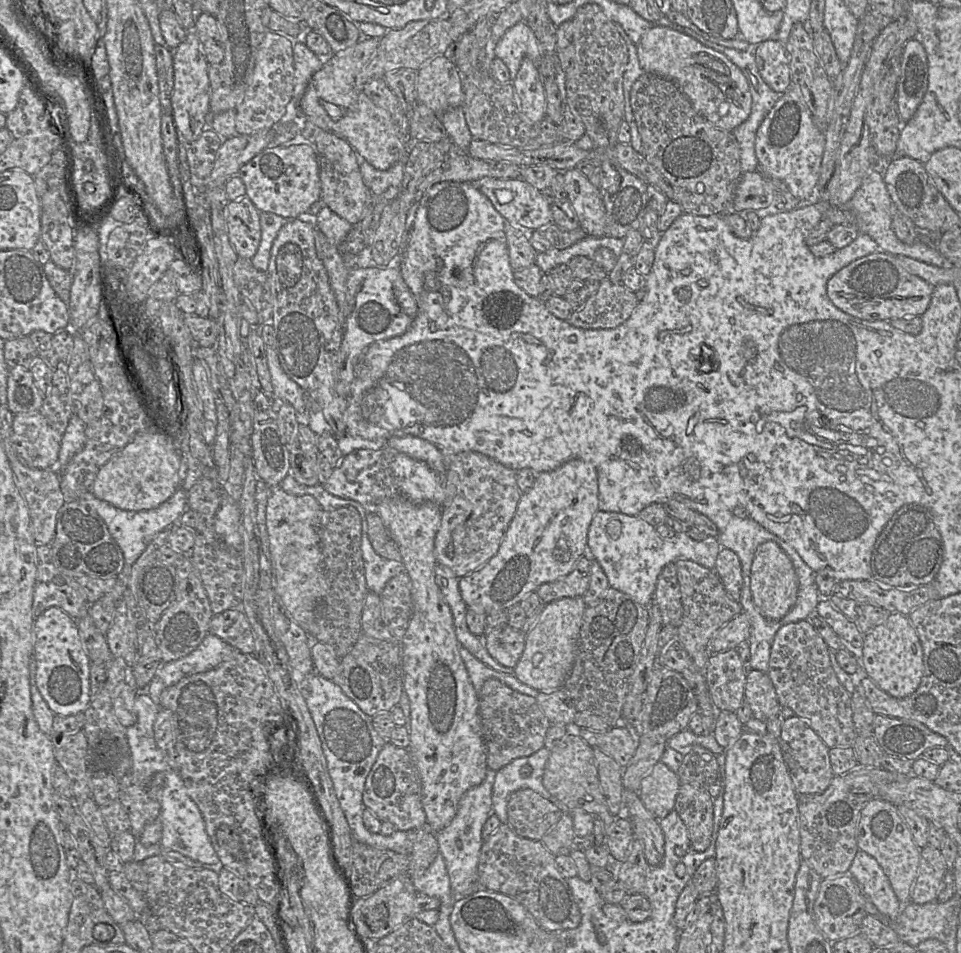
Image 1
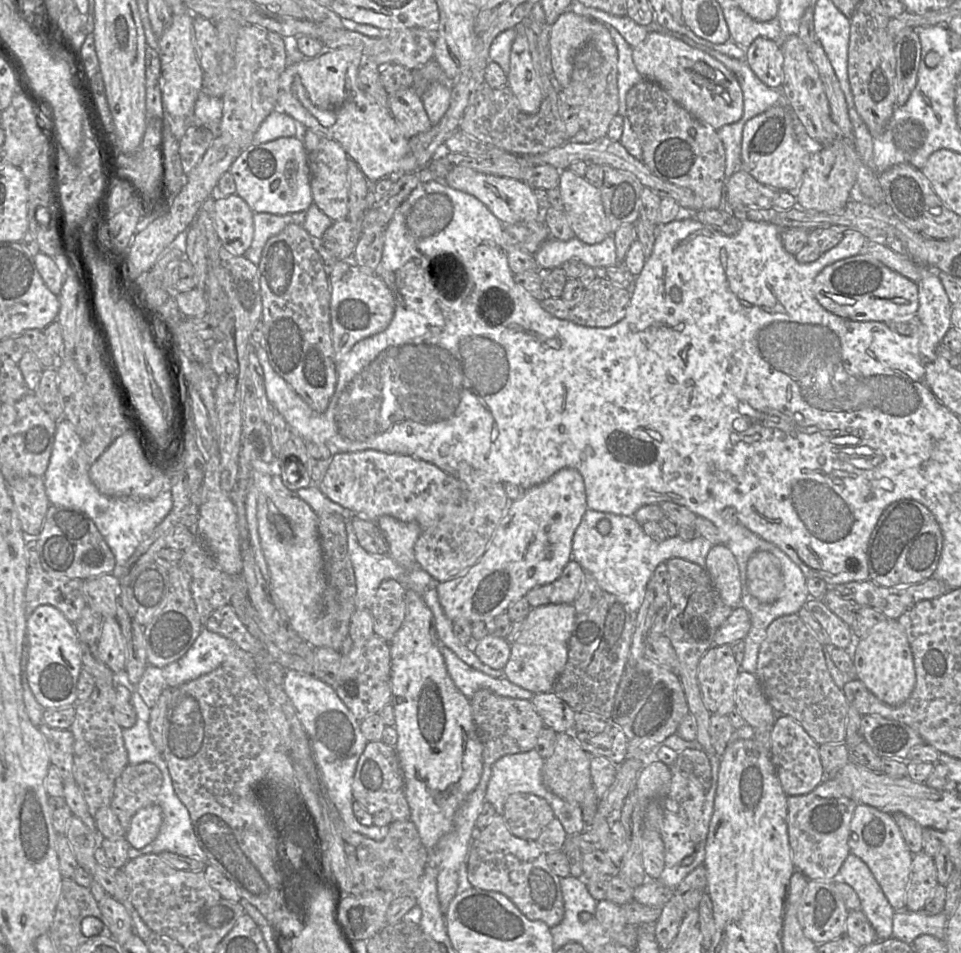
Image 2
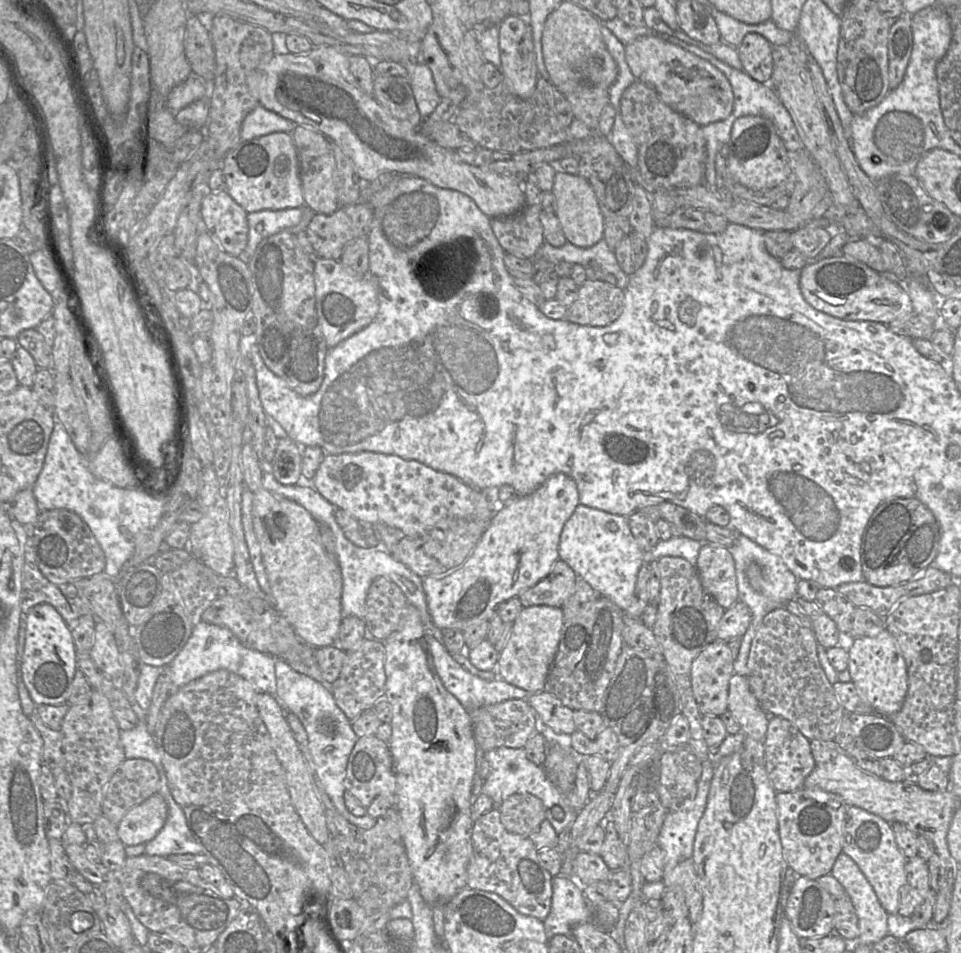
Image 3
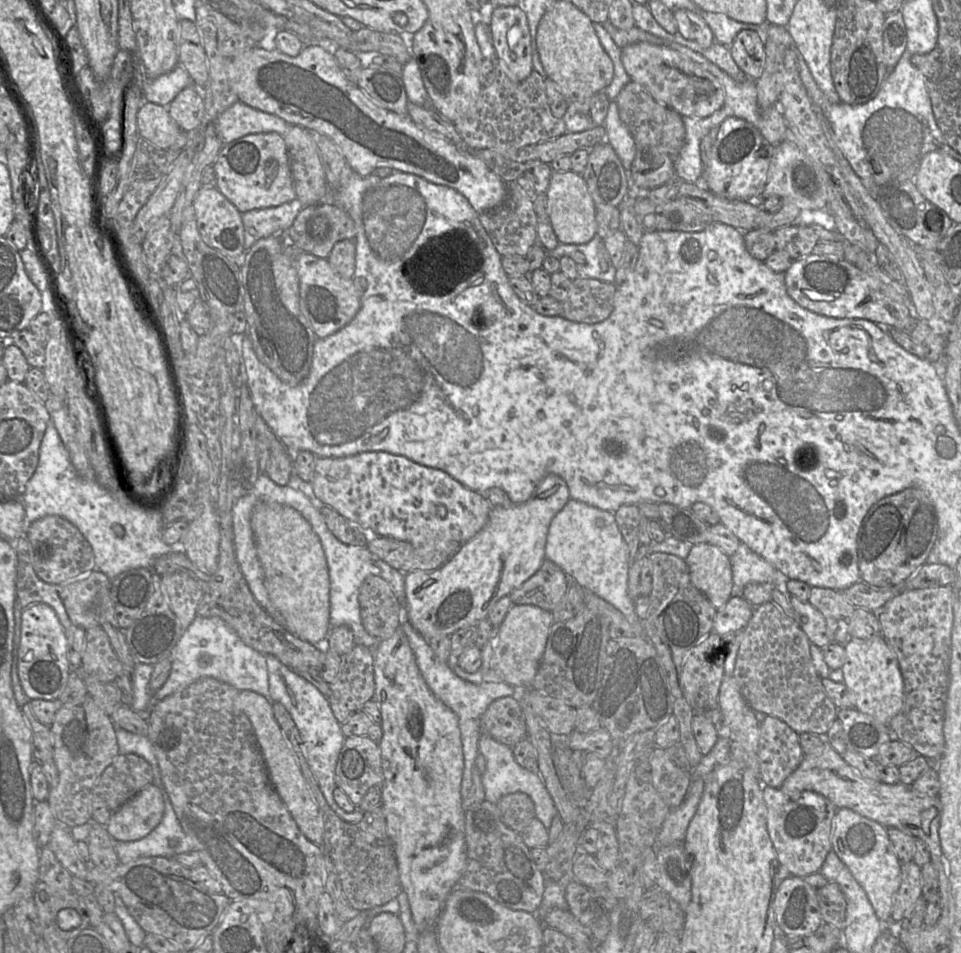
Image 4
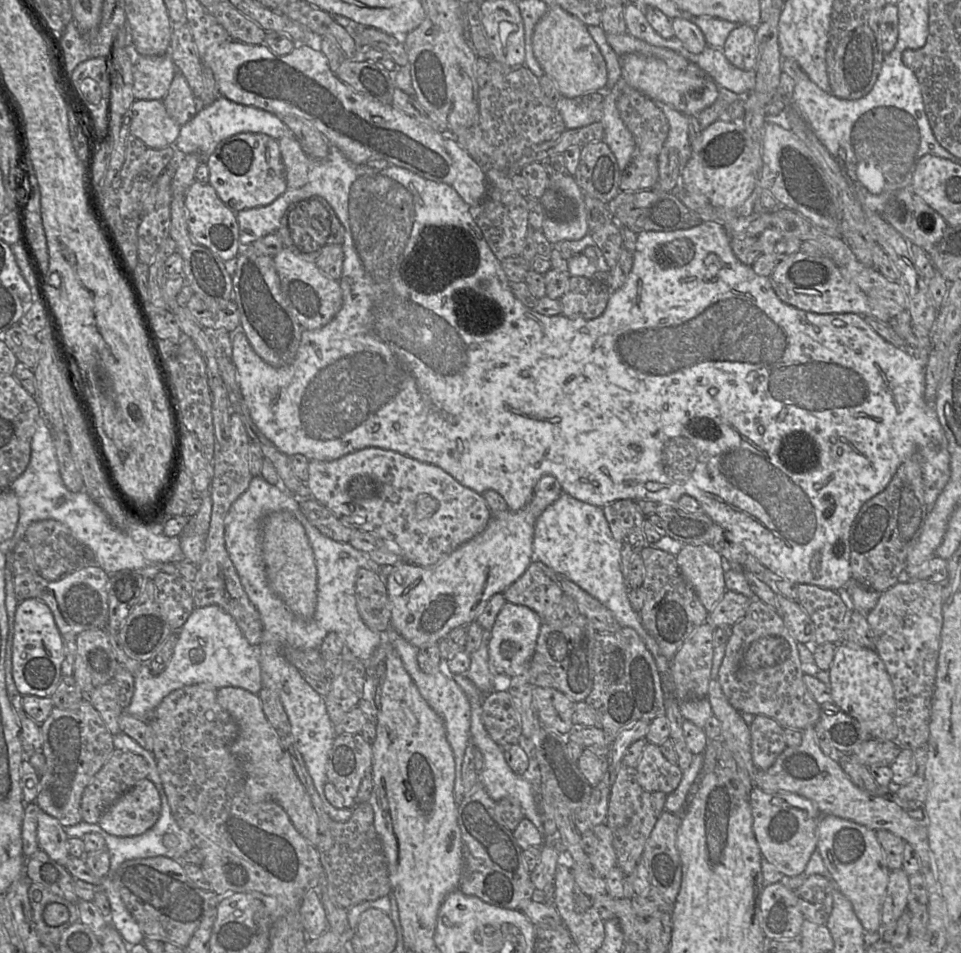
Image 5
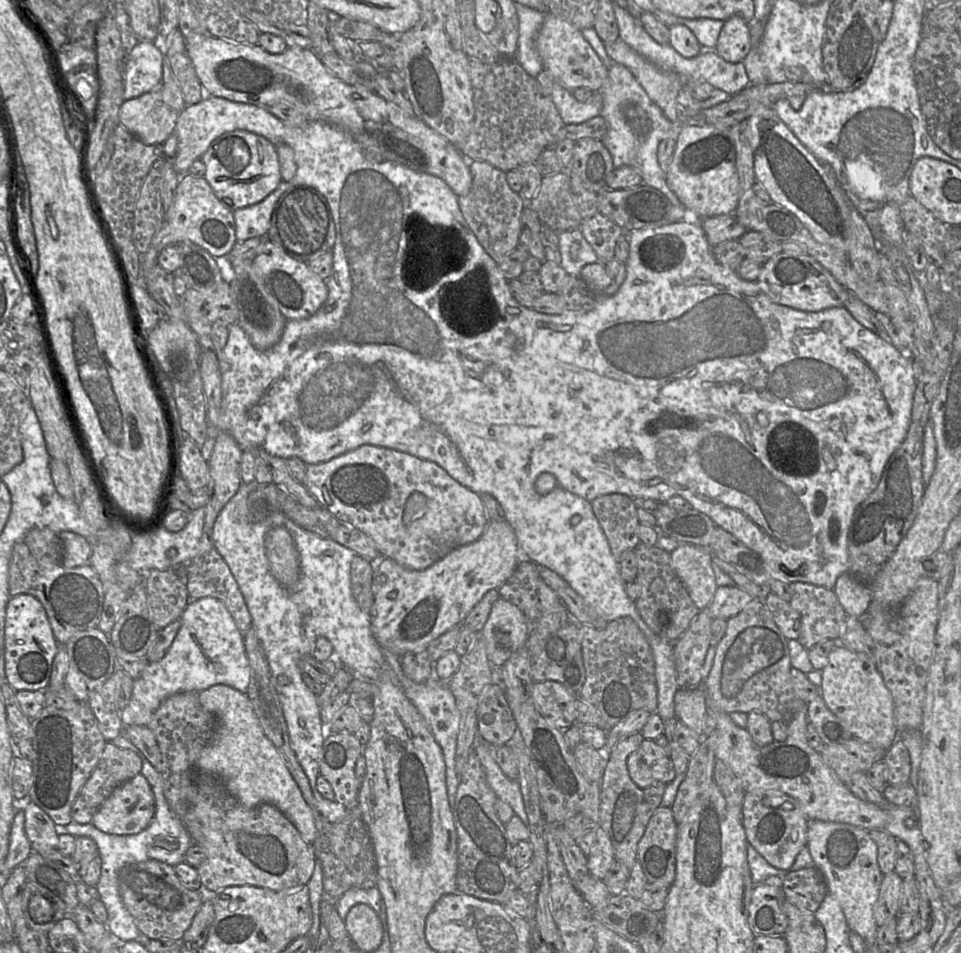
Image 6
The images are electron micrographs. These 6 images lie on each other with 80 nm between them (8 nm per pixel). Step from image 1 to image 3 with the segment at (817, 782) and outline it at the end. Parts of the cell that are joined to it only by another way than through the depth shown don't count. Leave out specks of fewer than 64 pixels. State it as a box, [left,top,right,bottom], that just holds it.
[764,712,816,792]

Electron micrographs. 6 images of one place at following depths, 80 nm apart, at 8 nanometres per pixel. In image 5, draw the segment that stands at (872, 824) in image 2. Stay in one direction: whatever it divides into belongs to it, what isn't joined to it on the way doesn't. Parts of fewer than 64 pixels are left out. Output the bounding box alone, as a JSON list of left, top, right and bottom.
[817,815,891,933]

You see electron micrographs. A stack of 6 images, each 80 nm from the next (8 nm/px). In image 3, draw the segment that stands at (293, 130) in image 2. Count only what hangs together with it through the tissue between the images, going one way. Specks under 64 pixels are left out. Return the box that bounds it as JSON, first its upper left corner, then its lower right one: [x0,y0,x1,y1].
[241,106,295,141]

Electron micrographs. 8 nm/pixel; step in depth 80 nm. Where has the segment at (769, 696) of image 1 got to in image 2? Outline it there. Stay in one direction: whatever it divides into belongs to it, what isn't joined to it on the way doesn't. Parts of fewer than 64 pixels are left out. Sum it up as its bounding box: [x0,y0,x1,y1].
[735,671,774,733]

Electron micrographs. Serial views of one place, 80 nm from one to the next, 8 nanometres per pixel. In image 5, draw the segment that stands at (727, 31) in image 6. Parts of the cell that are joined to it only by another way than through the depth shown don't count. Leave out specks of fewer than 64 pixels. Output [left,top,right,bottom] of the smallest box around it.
[722,24,758,71]

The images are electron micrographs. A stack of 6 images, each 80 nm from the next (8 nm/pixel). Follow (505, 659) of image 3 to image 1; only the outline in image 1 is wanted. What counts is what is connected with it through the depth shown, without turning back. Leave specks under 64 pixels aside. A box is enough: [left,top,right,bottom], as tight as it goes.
[513,597,586,692]

